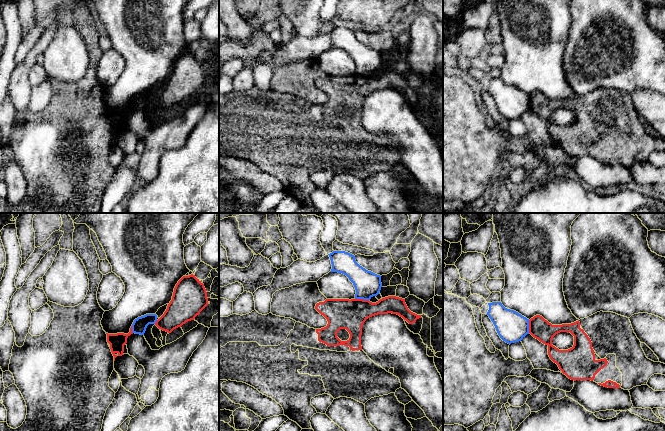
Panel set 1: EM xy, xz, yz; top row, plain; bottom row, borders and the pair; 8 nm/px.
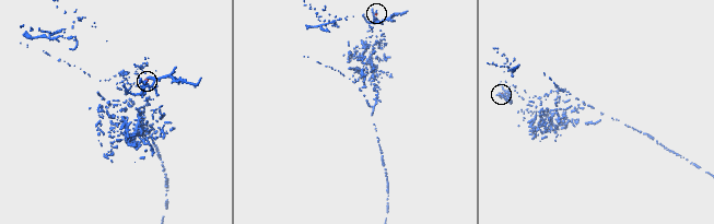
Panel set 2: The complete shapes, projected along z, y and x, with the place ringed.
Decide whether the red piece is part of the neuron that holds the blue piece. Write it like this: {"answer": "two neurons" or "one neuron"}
{"answer": "two neurons"}

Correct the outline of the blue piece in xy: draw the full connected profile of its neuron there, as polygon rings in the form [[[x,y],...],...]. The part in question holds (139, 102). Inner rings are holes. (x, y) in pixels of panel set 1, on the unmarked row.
[[[146,90],[138,93],[132,100],[132,108],[135,110],[144,111],[146,104],[149,100],[155,100],[157,97],[156,90]]]

